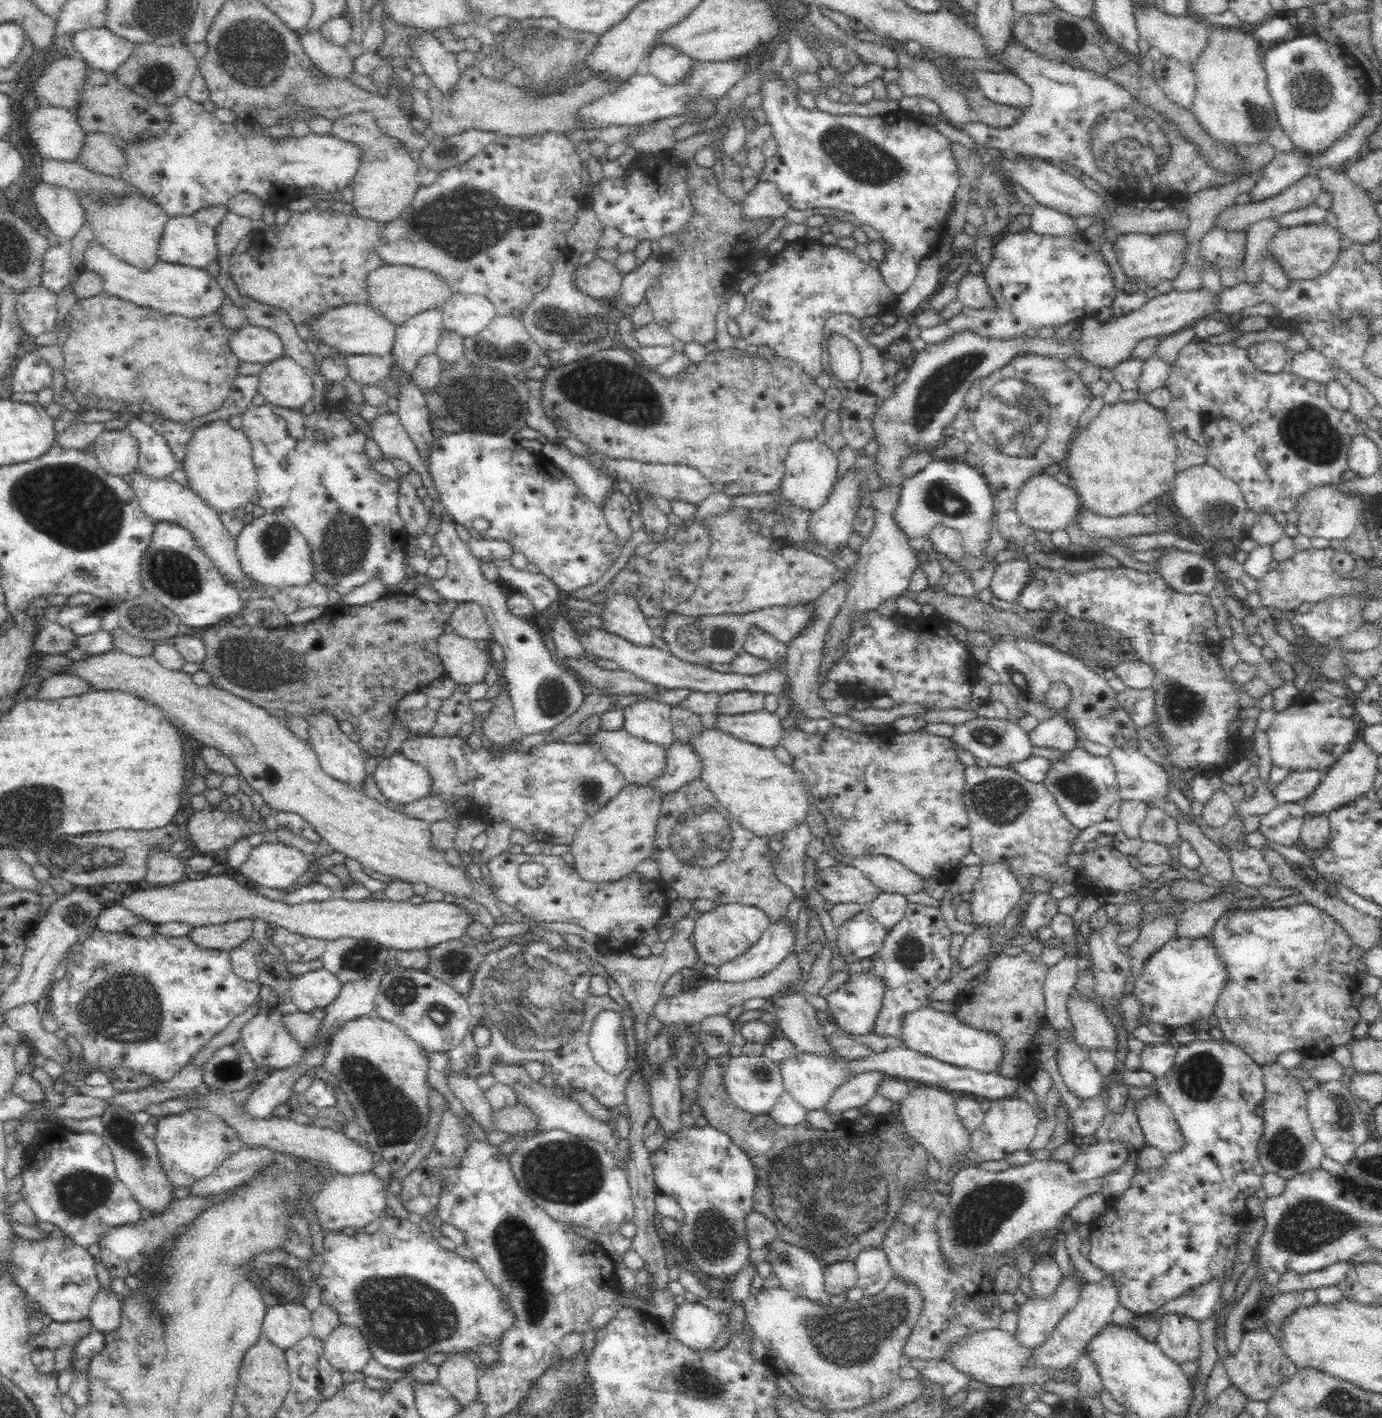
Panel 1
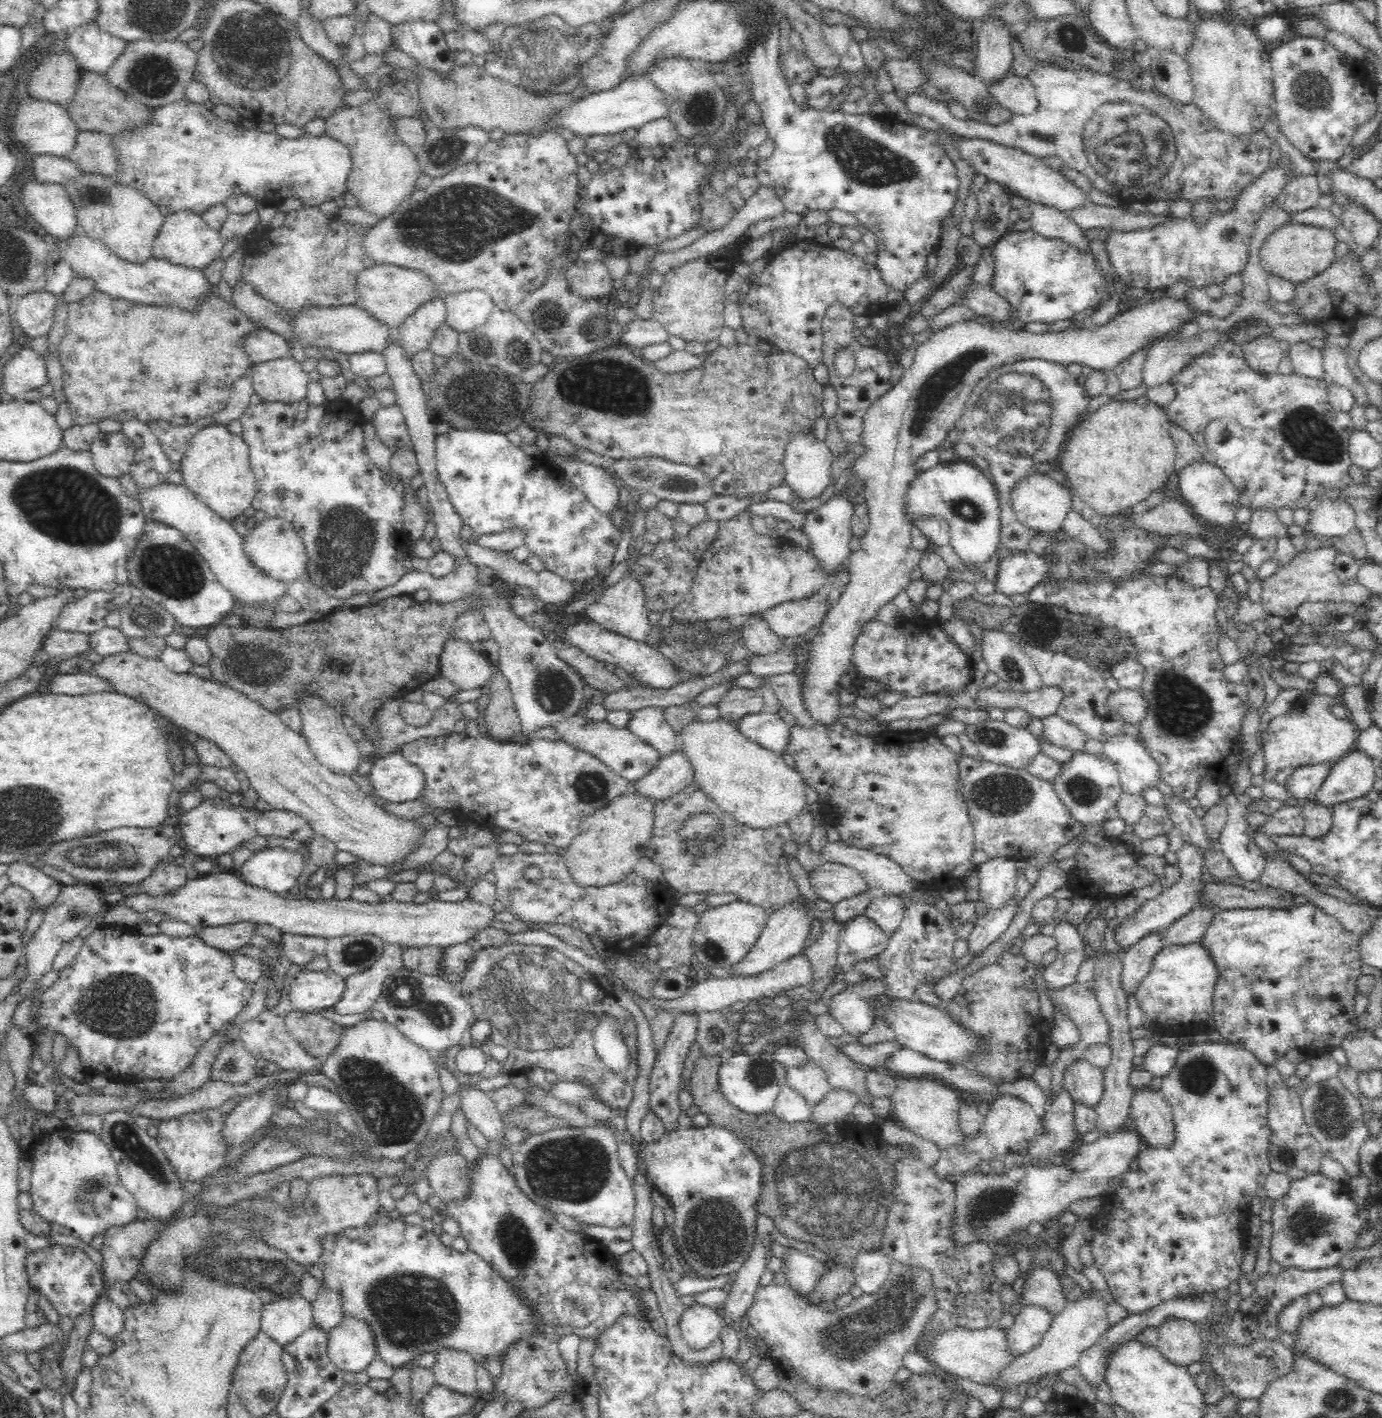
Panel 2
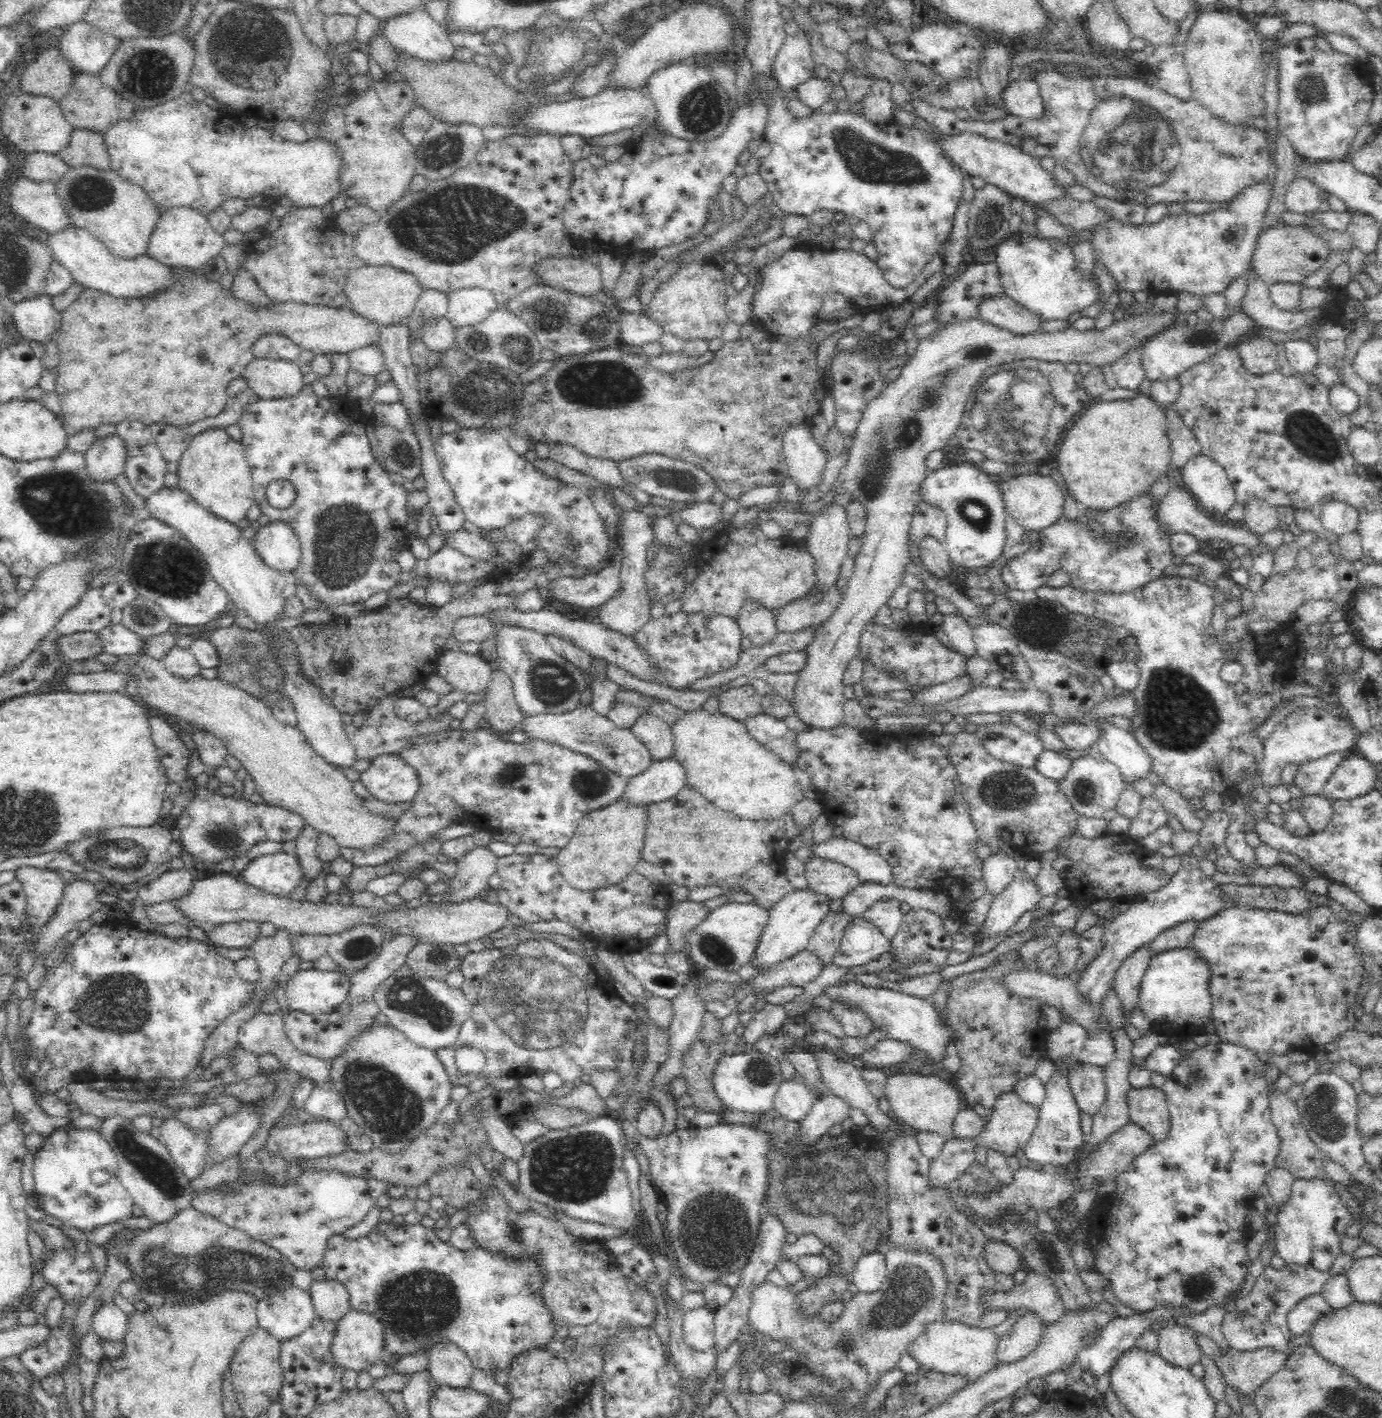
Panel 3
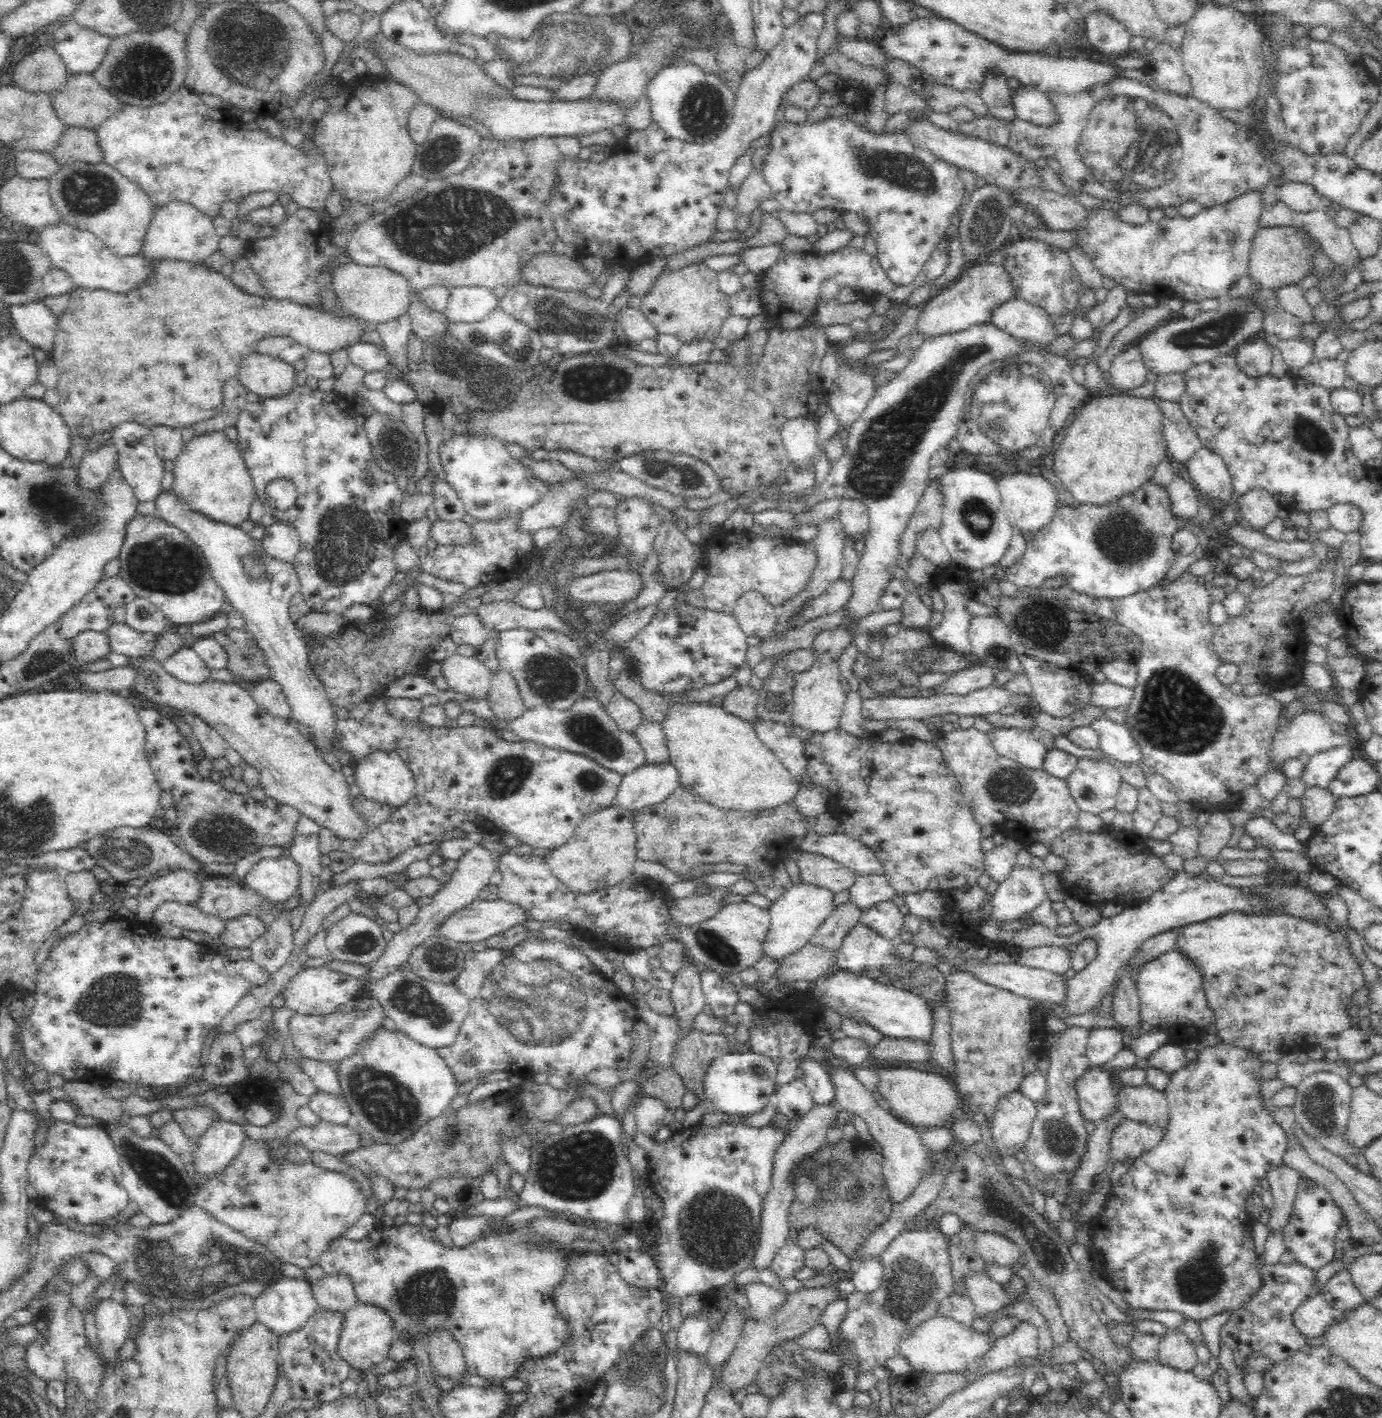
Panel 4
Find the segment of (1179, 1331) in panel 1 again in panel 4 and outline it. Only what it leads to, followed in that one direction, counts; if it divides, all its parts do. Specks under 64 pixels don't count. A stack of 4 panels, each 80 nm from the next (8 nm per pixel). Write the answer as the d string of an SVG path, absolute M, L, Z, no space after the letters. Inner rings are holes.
M1173 1329L1159 1337L1157 1362L1180 1372L1190 1372L1199 1363L1194 1344Z

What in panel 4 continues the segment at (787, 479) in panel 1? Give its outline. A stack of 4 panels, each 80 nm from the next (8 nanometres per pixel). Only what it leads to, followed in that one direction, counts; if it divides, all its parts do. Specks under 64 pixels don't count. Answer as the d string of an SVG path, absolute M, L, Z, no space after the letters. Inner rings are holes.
M806 415L790 417L781 426L781 437L790 463L795 466L812 466L816 454L817 419Z

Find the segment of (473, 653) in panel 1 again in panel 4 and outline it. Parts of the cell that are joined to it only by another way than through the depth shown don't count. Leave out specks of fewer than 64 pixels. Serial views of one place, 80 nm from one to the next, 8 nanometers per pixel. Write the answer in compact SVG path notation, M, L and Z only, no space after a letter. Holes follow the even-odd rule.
M455 652L440 664L442 675L451 690L470 698L486 699L493 672L475 656L464 656Z

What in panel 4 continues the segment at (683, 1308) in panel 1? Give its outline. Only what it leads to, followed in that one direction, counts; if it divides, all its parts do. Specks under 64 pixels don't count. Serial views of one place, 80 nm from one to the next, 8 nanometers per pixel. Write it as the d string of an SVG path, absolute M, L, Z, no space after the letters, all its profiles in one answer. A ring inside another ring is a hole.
M688 1314L677 1330L677 1346L687 1354L705 1358L713 1339L708 1323L697 1316Z

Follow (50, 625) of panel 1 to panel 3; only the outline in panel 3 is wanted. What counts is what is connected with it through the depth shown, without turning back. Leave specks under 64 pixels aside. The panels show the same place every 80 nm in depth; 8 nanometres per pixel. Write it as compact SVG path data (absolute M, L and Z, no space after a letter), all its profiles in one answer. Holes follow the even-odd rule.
M94 631L75 632L58 640L62 653L74 662L88 660L104 652L100 633Z

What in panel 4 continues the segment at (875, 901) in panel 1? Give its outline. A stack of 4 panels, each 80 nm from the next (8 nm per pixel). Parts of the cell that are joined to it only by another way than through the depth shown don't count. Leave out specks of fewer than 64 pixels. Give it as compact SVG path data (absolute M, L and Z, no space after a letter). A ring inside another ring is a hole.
M887 900L864 909L860 923L874 930L883 938L896 941L903 928L906 911L898 900Z

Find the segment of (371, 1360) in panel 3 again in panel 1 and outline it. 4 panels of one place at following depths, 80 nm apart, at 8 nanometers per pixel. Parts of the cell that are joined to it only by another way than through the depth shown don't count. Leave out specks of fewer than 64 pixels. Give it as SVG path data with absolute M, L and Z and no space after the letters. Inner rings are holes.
M344 1323L325 1338L324 1352L335 1369L352 1373L360 1372L373 1357L362 1329Z

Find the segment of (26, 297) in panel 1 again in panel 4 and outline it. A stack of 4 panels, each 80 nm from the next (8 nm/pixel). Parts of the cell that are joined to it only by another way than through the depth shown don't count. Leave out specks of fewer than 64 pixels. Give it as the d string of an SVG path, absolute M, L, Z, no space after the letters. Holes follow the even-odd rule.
M42 301L32 302L30 304L18 304L18 306L10 307L10 314L12 318L12 326L19 333L19 335L30 346L39 348L43 354L50 354L54 350L54 340L57 328L57 316L50 312L50 309Z

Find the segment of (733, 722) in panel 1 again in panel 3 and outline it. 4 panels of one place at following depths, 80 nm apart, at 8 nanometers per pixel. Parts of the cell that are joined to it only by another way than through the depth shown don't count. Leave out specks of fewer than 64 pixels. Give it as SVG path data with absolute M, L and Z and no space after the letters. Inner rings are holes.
M760 712L756 716L746 718L745 723L749 734L760 741L762 746L769 748L788 766L797 766L800 754L797 734L793 733L784 721Z

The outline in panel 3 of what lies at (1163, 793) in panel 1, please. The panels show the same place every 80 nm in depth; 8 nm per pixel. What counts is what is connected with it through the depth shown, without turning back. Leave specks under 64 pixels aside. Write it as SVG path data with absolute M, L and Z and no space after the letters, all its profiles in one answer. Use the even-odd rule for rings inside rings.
M1112 720L1104 721L1101 726L1096 752L1120 769L1125 786L1146 778L1151 768L1149 756L1131 732L1118 728Z

